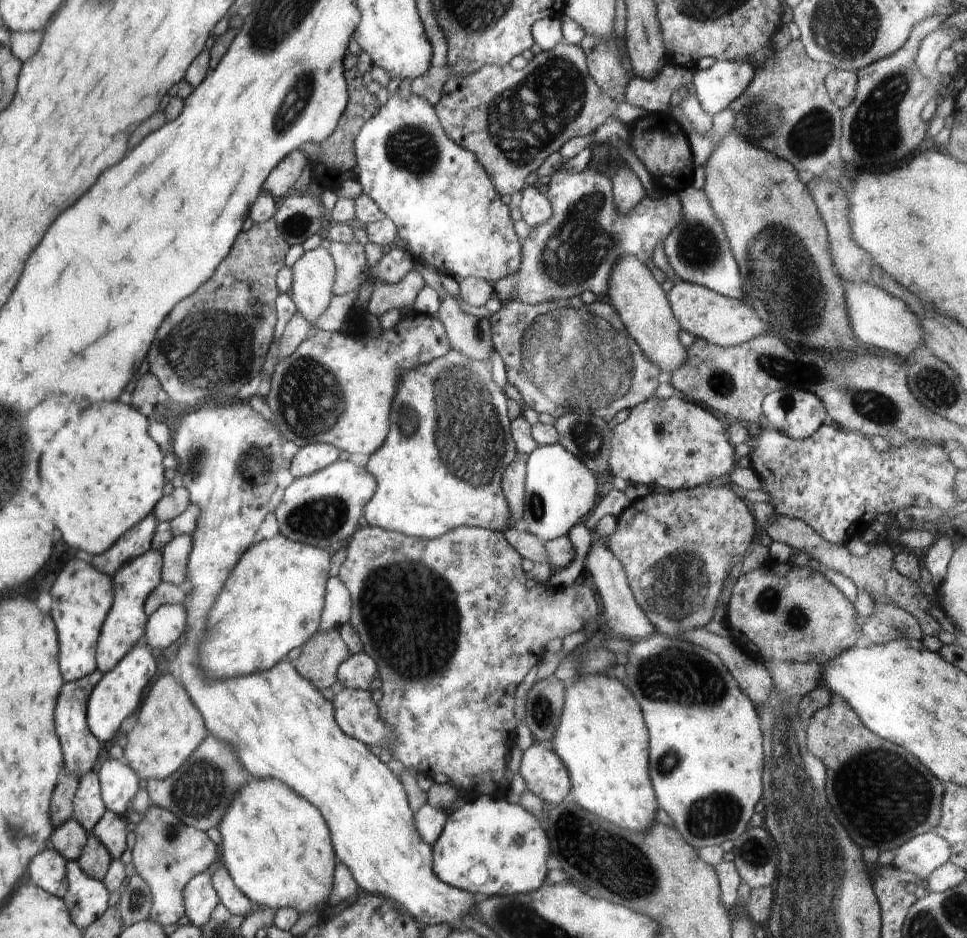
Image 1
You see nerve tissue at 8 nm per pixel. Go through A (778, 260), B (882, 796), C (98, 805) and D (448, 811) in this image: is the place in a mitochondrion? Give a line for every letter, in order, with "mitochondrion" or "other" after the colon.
A: mitochondrion
B: mitochondrion
C: other
D: other

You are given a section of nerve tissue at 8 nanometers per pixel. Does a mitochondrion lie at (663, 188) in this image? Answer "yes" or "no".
no

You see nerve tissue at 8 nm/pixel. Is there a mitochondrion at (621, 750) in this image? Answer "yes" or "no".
no

